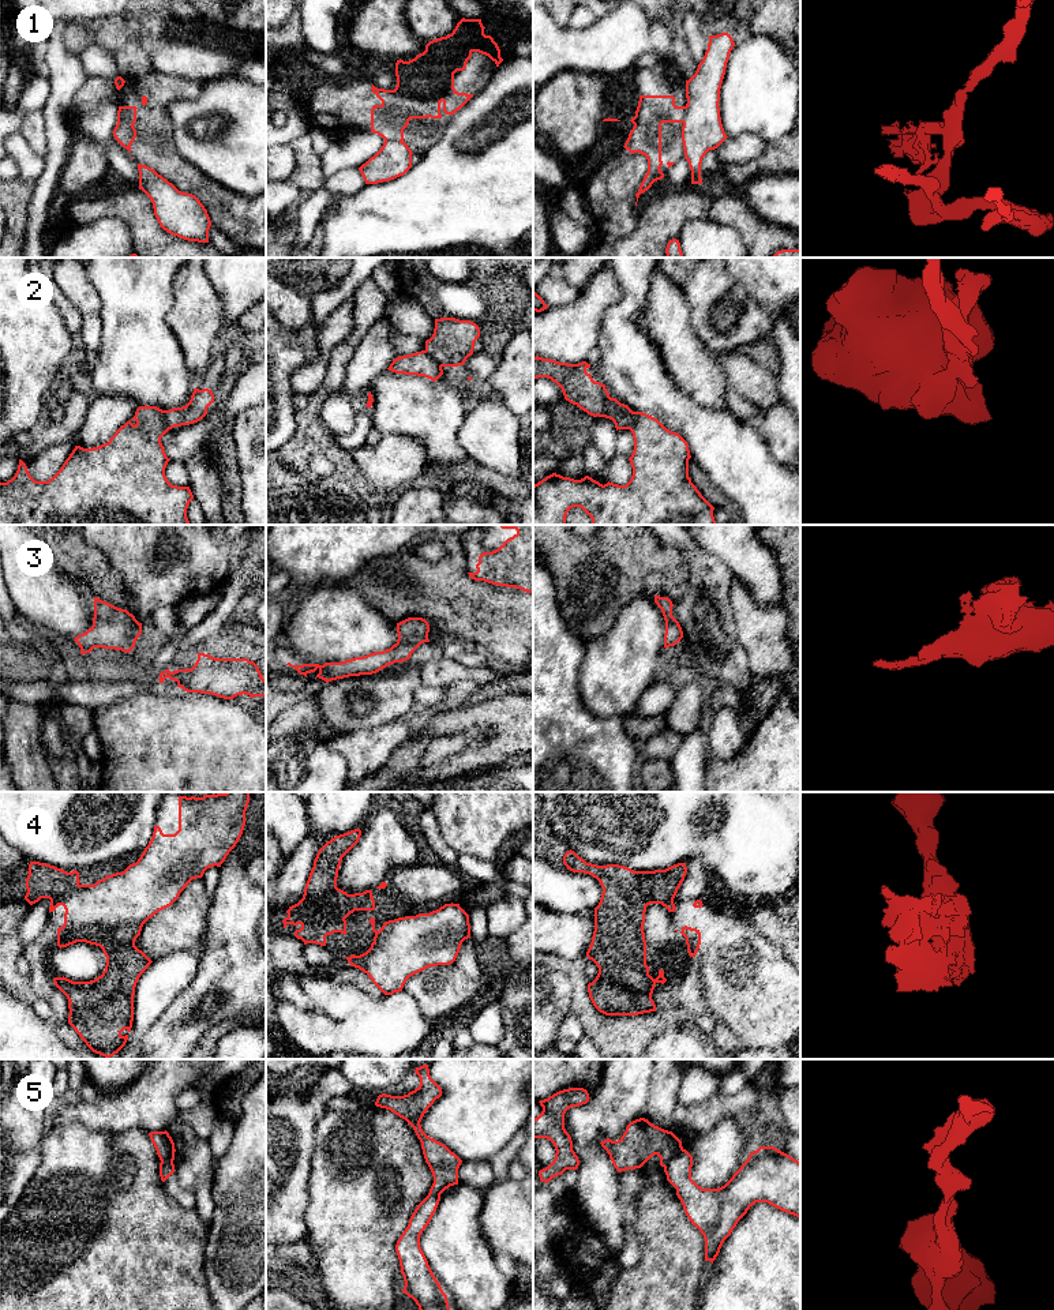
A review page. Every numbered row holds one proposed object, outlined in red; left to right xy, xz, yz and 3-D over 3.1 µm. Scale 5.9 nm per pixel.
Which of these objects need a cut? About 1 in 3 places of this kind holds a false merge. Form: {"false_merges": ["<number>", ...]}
{"false_merges": ["1", "2", "4"]}

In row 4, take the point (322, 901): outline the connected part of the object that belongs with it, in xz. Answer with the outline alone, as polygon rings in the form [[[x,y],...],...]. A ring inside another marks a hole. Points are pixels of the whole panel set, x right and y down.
[[[360,829],[350,830],[335,836],[318,851],[303,898],[286,911],[284,928],[288,924],[318,921],[318,938],[320,938],[322,932],[334,932],[334,928],[345,921],[349,900],[360,902],[360,908],[355,911],[375,909],[372,890],[348,894],[337,887],[342,857],[359,842],[360,836]]]

